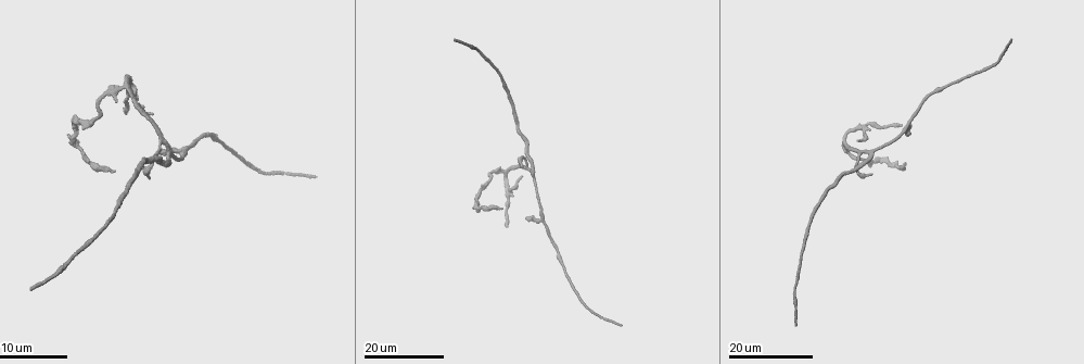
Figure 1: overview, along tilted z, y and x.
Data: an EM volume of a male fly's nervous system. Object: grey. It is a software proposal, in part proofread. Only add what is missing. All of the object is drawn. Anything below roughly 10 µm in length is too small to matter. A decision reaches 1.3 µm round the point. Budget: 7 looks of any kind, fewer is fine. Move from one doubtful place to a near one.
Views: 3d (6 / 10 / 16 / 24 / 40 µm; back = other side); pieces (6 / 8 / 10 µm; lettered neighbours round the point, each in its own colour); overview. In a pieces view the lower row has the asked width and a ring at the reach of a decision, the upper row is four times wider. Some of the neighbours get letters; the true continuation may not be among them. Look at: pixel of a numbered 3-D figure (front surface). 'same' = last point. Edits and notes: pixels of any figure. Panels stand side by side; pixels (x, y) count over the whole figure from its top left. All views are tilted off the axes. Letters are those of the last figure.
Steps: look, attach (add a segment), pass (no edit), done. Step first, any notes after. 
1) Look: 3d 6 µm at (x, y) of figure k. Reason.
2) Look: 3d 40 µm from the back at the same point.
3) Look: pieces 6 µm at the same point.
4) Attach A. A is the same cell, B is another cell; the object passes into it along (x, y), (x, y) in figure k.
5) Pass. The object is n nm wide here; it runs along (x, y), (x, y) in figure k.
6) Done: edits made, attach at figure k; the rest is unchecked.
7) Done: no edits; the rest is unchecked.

Look: 3d 24 µm at (152, 113) of figure 1.

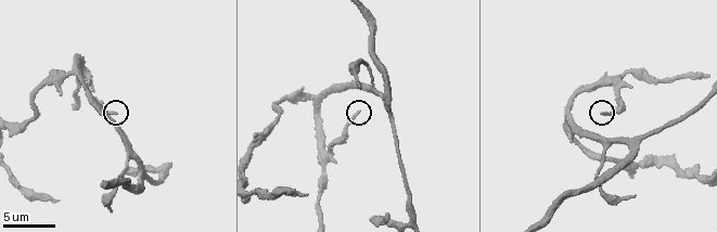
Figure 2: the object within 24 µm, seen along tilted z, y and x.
Look: pieces 10 µm at (355, 113) of figure 2. See the neighbours.

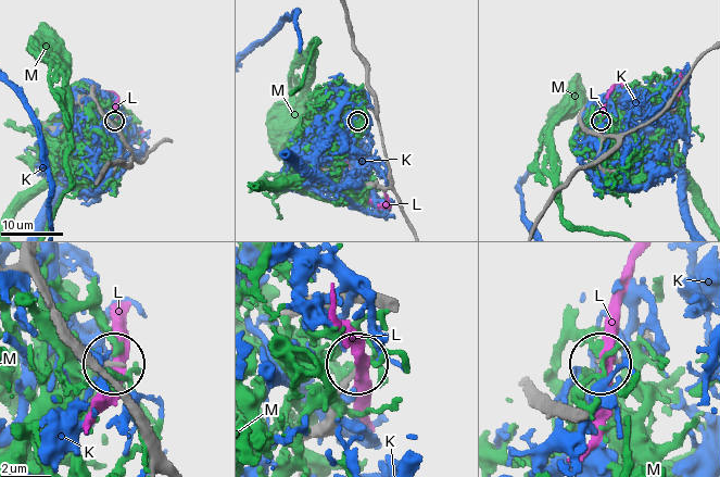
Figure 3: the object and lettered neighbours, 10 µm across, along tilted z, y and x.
Pass. K, L and M are other cells; no lettered segment goes on from it.

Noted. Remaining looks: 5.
Look: pieces 8 µm at (335, 163) of figure 2. Tapers out.

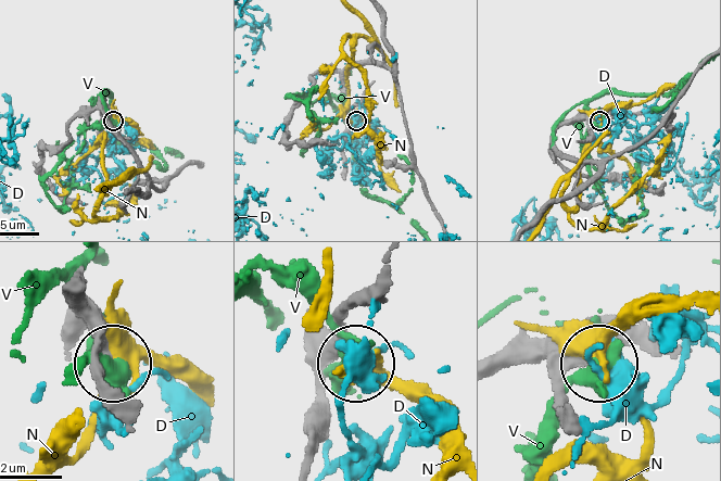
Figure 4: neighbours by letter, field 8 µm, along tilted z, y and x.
Pass. The object is 160 nm wide here; D, N and V are other cells; it runs along (147, 175), (113, 129), (100, 99), (113, 119) in figure 4; none of them fits.

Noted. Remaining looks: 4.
Look: 3d 24 µm at (312, 176) of figure 1. Long arm stops here.

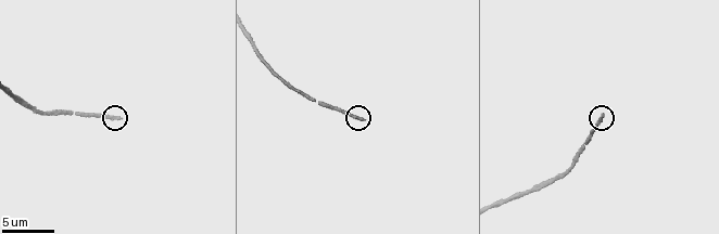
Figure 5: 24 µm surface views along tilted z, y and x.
Look: pieces 6 µm at (363, 118) of figure 5. What lies round it.

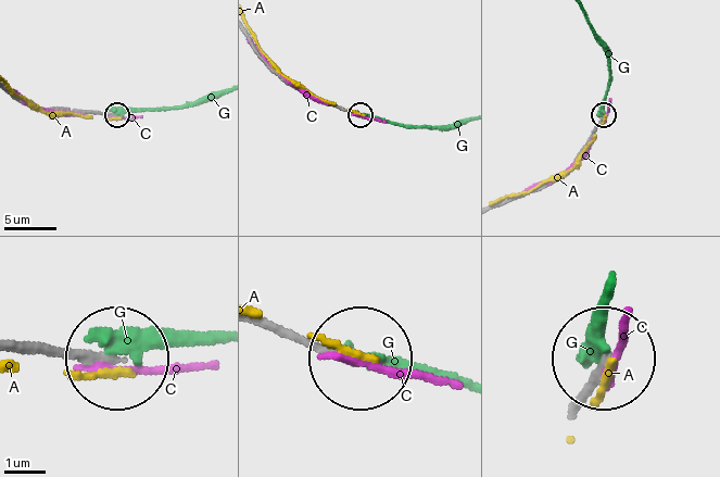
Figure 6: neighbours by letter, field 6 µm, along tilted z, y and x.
Pass. A, C and G are other cells; it runs along (502, 205), (539, 190), (568, 171), (603, 115) in figure 6; no lettered segment goes on from it.

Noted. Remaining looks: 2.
Done: no edits; the rest is unchecked.

